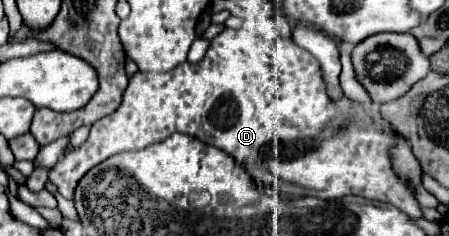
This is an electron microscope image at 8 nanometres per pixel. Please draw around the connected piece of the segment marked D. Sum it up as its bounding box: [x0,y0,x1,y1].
[49,28,421,218]

